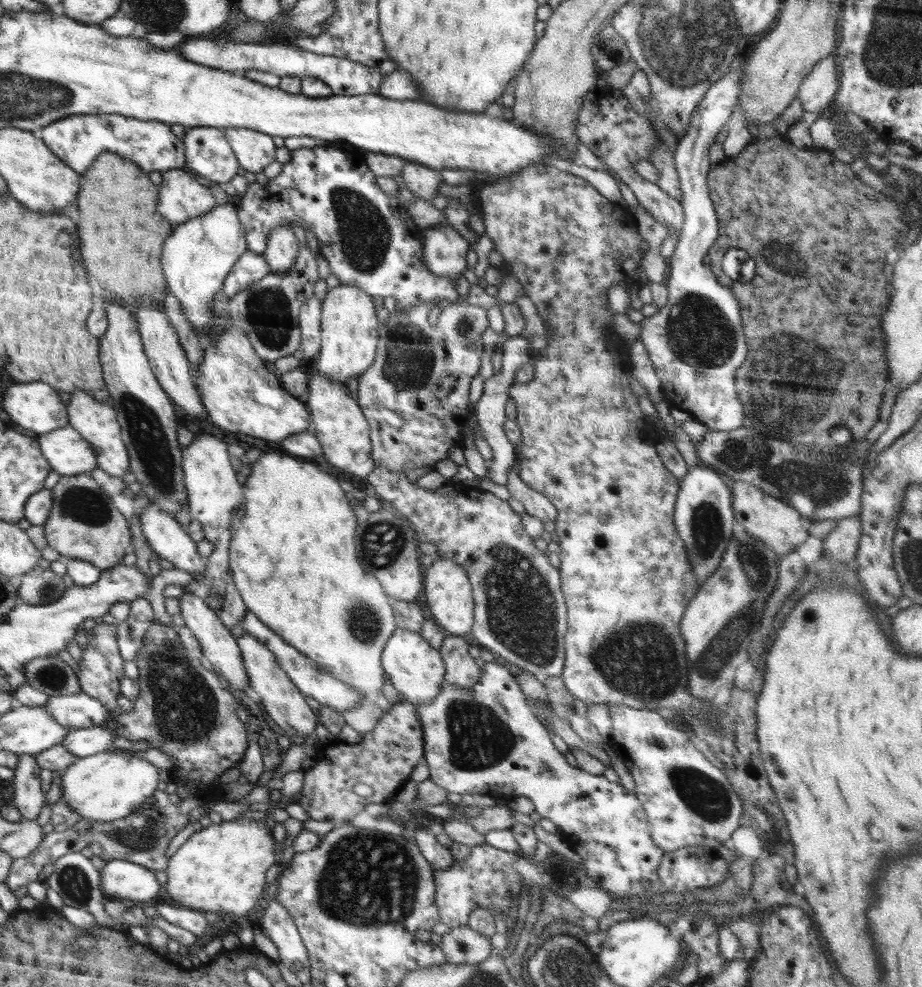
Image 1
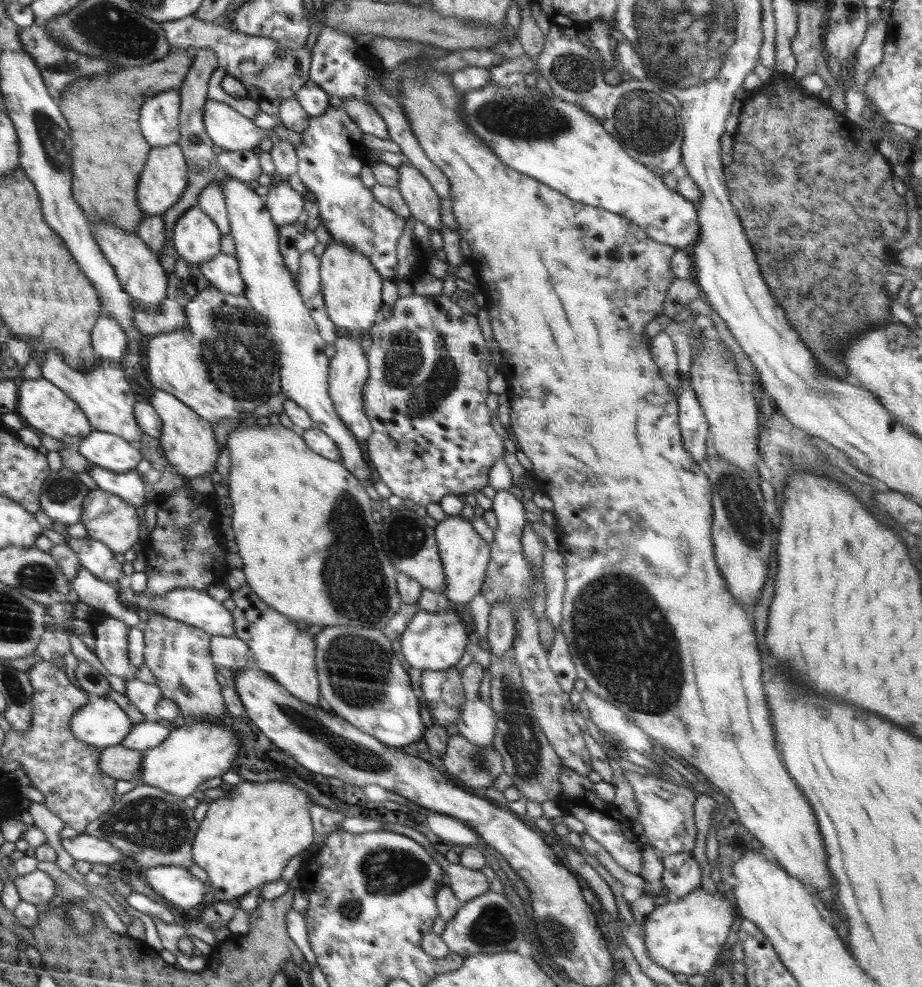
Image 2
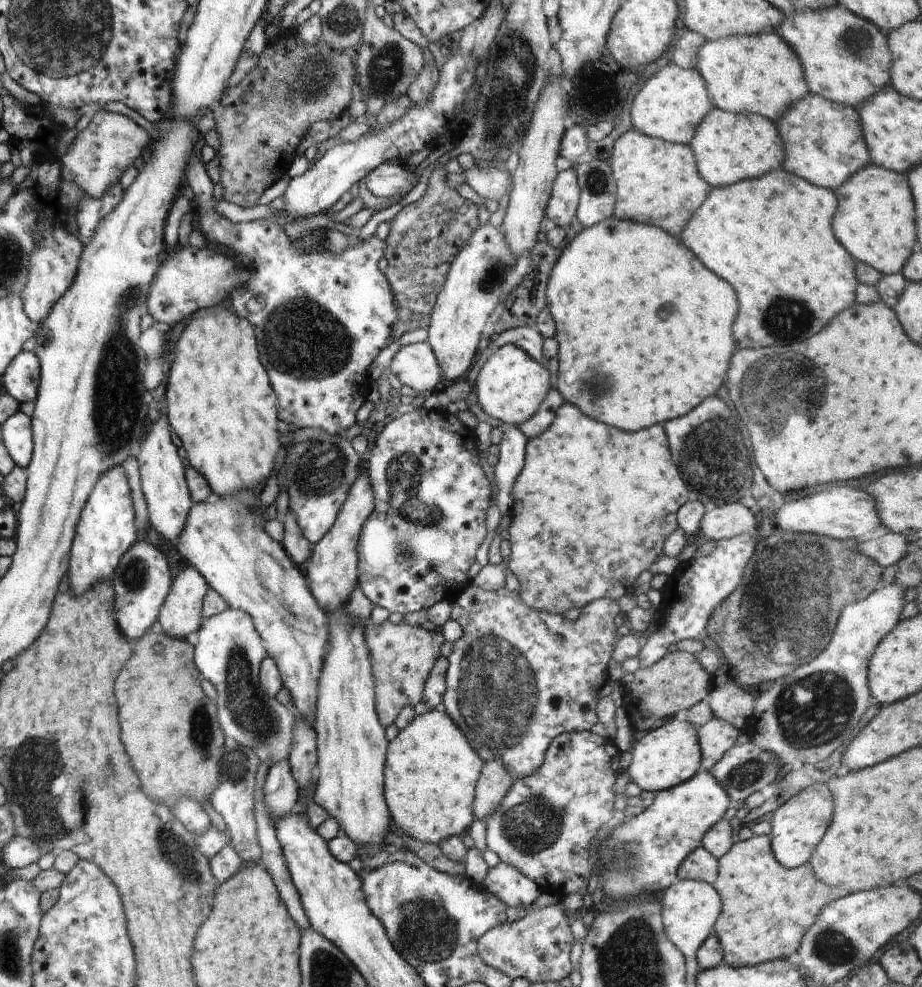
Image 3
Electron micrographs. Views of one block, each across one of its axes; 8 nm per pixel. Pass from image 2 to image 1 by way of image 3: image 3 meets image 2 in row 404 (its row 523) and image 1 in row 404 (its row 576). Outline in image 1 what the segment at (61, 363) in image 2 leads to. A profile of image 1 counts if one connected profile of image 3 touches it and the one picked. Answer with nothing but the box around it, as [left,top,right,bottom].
[67,390,129,478]

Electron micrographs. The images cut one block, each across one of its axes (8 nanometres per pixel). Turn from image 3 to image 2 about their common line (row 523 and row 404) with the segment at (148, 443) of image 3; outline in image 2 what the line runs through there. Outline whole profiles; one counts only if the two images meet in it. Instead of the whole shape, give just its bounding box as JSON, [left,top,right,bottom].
[150,389,220,480]

